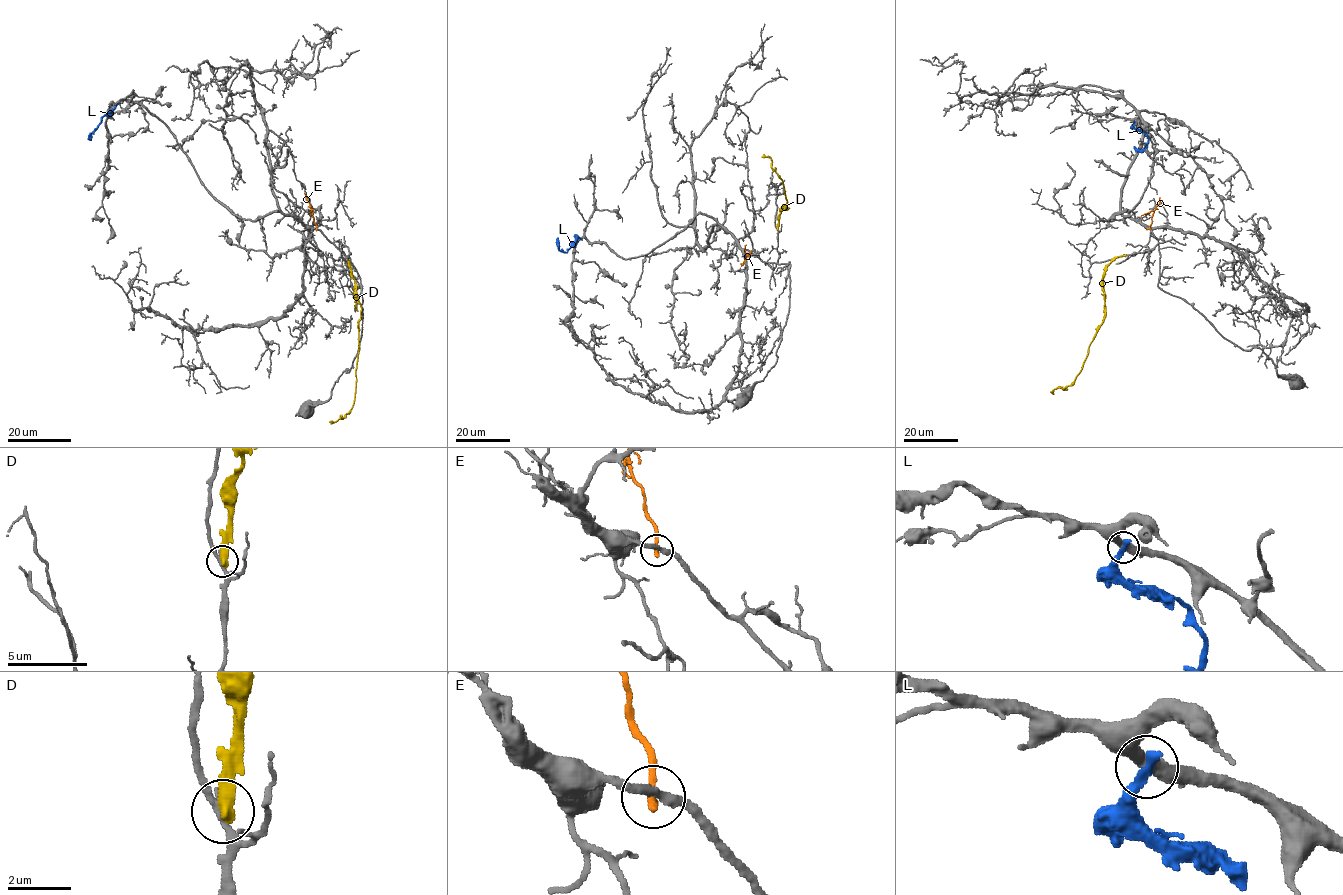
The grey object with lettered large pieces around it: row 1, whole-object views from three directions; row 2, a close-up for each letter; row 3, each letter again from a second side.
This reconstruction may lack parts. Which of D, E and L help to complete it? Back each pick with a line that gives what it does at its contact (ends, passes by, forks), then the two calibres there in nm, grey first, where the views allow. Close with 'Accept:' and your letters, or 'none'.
Accept: none

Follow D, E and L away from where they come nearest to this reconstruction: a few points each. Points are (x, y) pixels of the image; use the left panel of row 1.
D: (348, 260), (361, 308), (356, 392), (352, 407), (337, 421), (329, 421)
E: (316, 229), (304, 192)
L: (117, 105), (102, 118), (91, 137), (91, 133)

